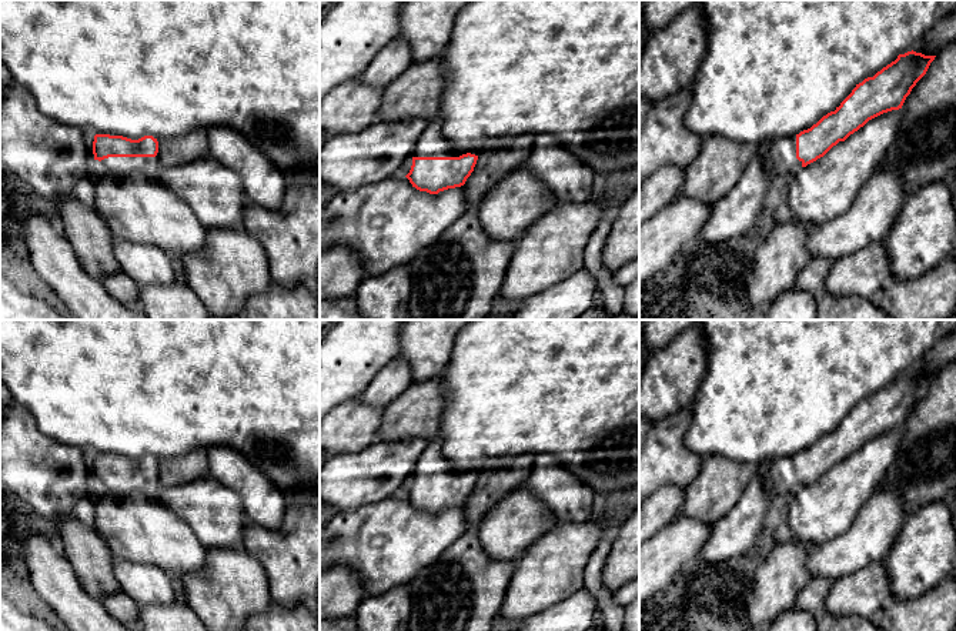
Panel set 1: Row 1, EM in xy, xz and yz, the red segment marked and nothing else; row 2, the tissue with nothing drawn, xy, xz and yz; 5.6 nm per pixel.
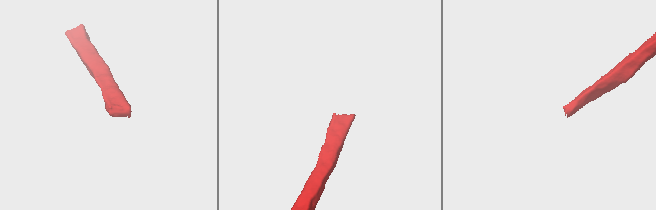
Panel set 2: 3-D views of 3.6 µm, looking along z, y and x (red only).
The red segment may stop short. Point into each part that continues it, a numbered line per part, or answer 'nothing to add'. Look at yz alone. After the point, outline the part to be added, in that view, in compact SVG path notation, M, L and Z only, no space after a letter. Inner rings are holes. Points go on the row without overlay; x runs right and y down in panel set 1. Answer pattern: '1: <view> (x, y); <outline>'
1: yz (781, 480); M796 455L785 460L773 460L765 478L765 485L776 495L790 497L802 481L796 478Z

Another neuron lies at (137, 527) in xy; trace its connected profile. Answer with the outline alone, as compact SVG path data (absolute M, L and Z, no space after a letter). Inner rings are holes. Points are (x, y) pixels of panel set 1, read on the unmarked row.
M97 490L94 528L117 560L151 564L171 580L203 570L207 548L161 497Z

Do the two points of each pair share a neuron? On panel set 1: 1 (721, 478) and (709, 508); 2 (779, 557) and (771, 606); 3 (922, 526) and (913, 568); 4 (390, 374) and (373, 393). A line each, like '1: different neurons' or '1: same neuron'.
1: same neuron
2: same neuron
3: same neuron
4: same neuron

